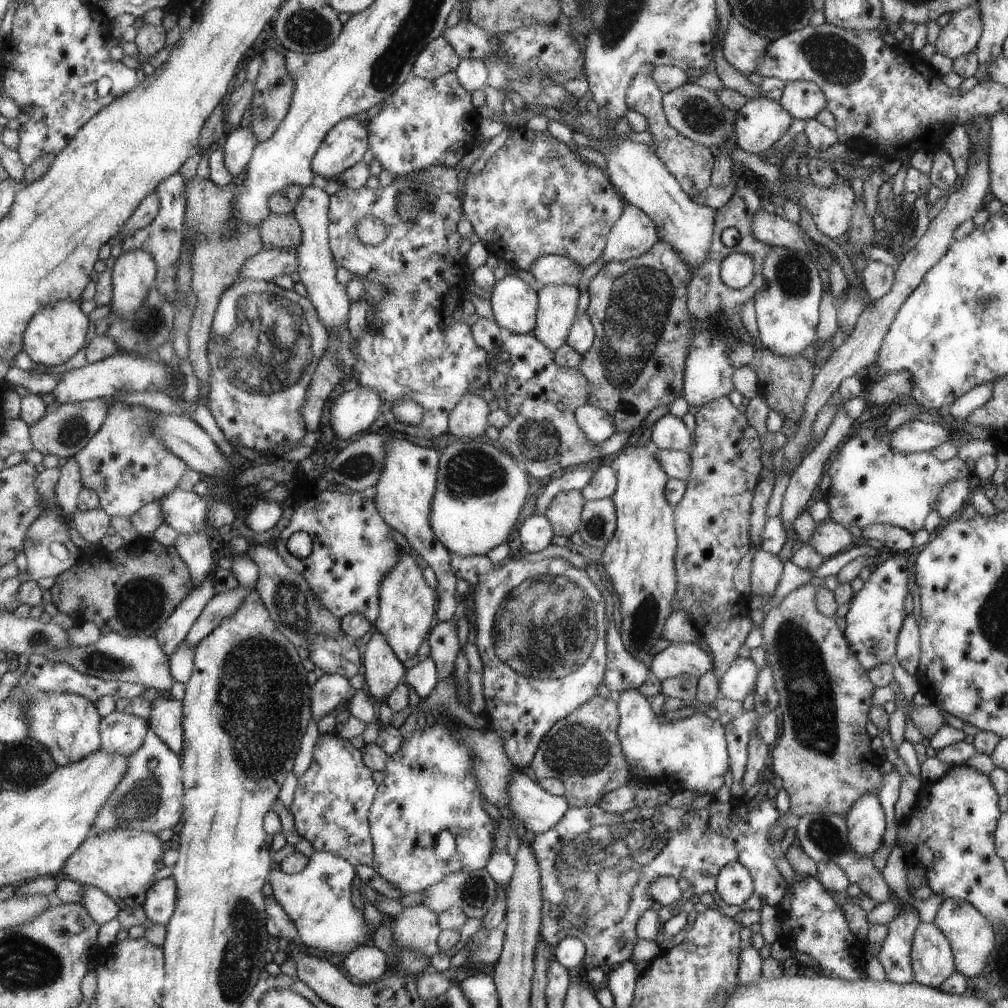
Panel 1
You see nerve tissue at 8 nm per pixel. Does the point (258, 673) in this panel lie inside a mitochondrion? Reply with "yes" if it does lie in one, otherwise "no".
yes

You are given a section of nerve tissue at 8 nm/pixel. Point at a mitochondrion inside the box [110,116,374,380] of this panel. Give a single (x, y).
(152, 320)

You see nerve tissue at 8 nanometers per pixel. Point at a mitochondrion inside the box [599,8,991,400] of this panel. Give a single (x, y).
(830, 55)

